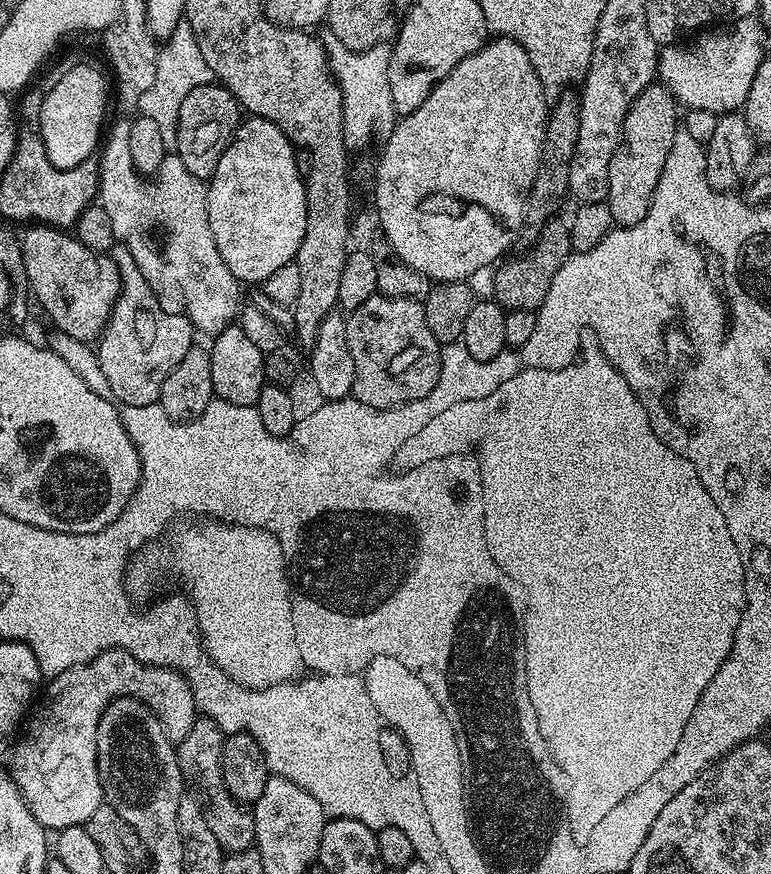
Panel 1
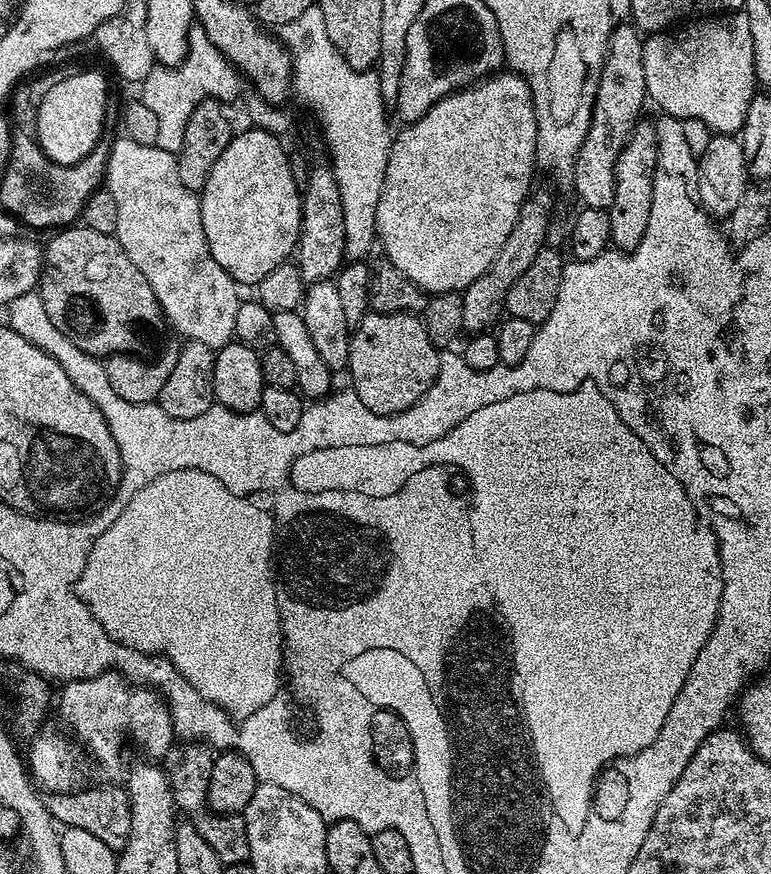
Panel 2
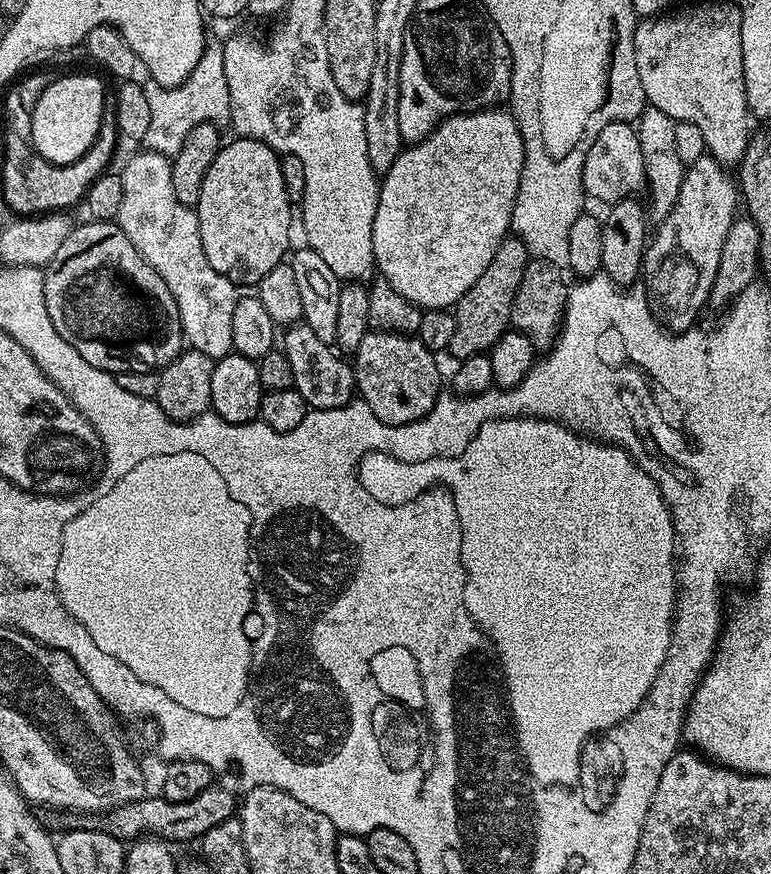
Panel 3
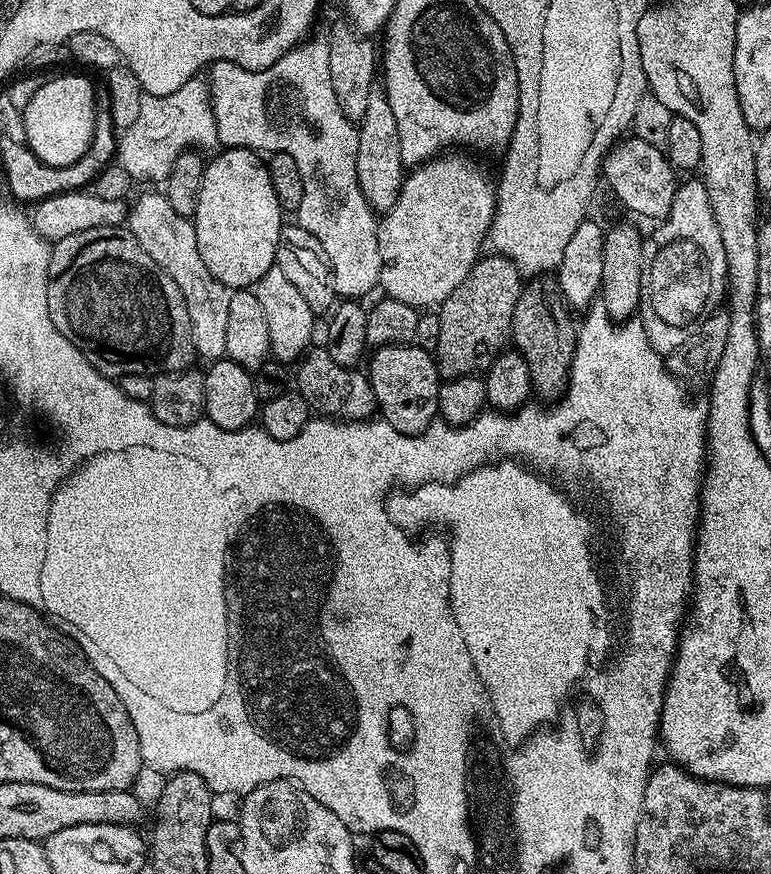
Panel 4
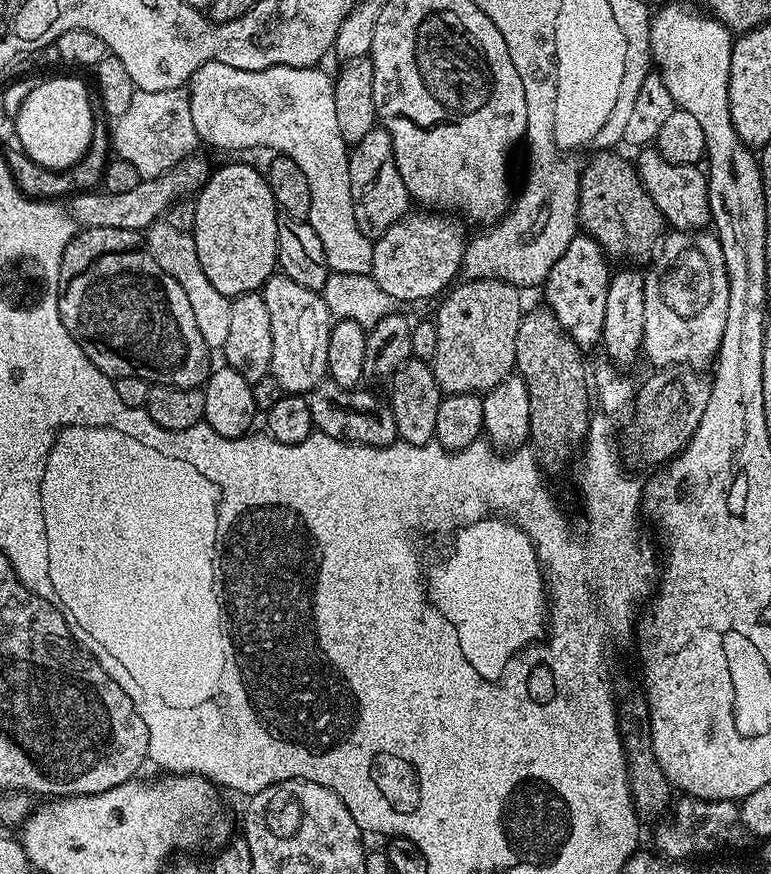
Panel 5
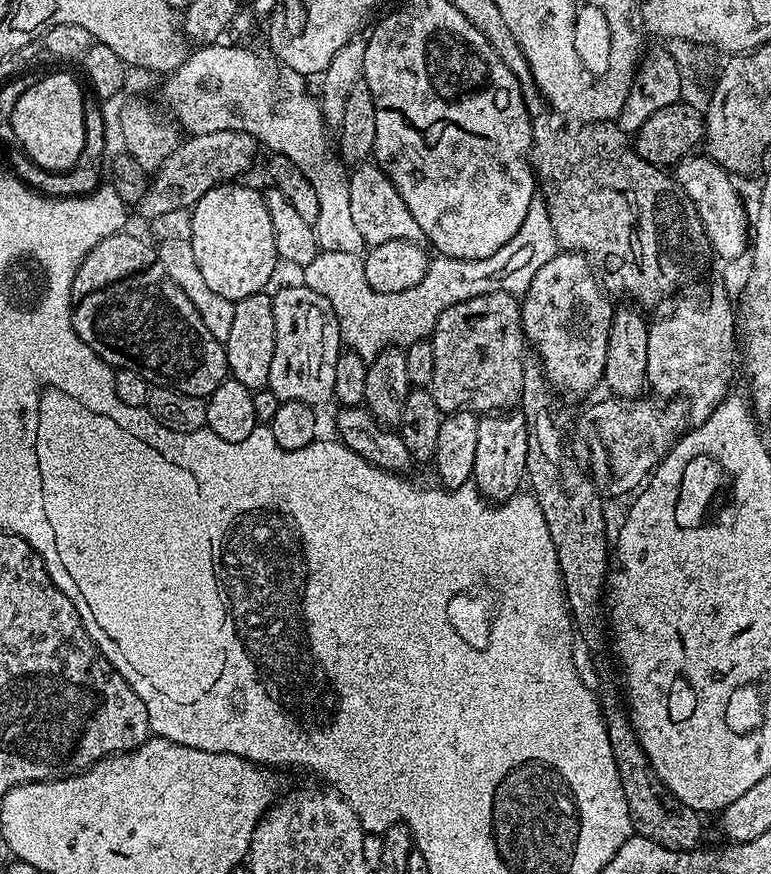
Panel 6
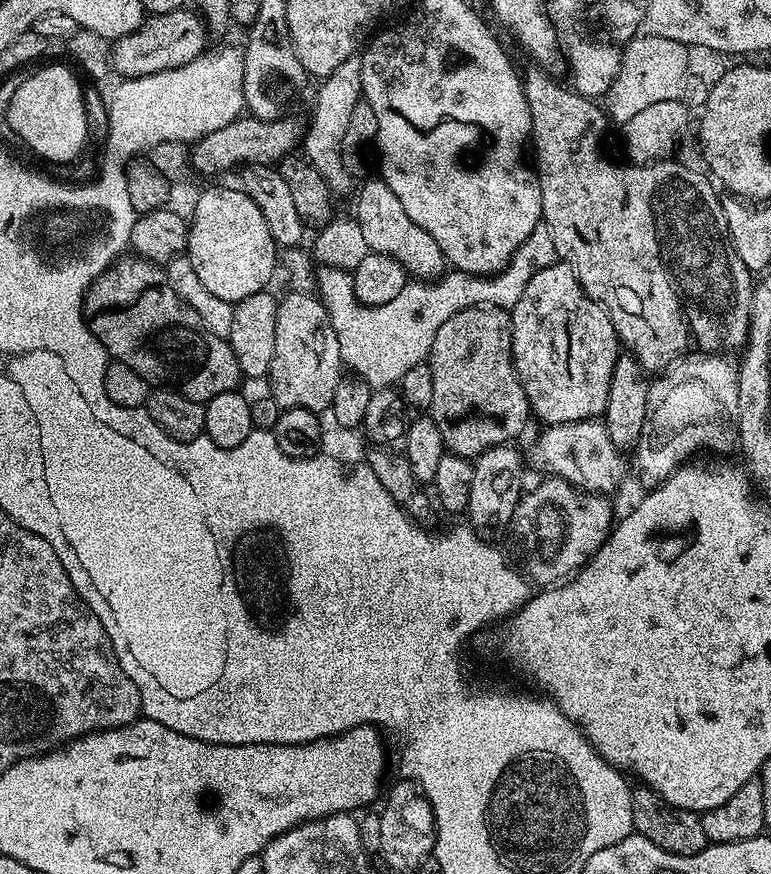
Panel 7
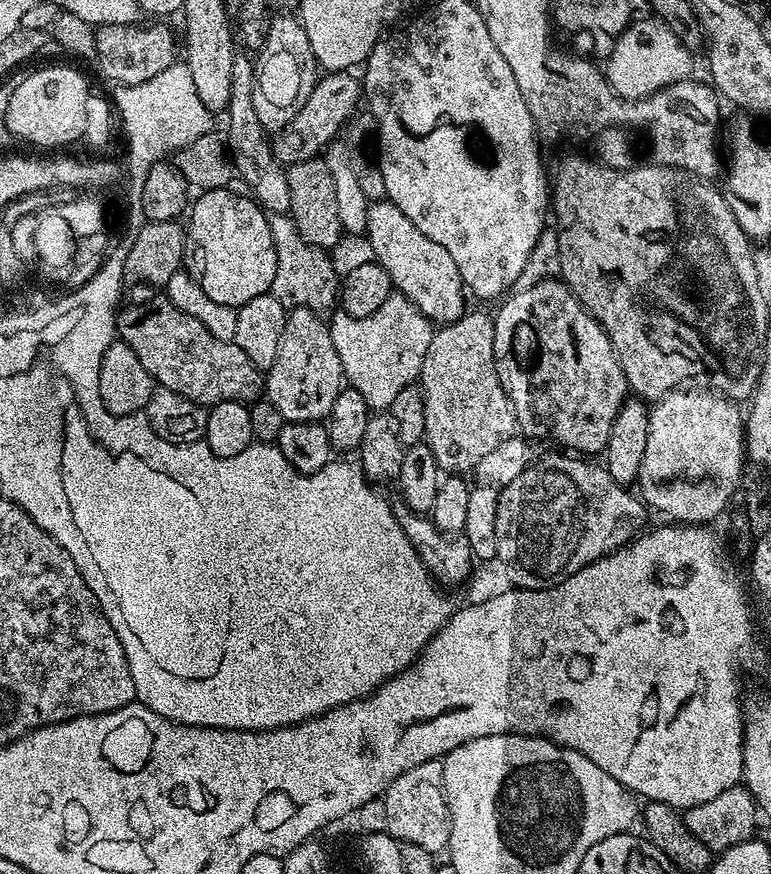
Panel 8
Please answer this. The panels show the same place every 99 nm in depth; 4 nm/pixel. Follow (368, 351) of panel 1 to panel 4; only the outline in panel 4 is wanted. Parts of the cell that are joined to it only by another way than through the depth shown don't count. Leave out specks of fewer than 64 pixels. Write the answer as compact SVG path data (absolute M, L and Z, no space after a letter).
M385 343L367 361L366 375L374 390L379 415L394 430L407 436L425 432L438 416L438 390L442 383L436 357L431 352L417 348L415 343Z

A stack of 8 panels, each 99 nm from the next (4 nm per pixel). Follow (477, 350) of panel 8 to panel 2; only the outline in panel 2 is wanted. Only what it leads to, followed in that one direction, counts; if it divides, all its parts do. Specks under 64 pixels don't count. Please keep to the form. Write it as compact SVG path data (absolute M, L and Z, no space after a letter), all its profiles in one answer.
M533 191L520 207L520 217L516 220L514 230L510 230L510 238L506 238L502 250L498 250L498 258L470 287L464 289L462 295L462 322L464 332L475 334L486 332L497 327L498 321L505 315L504 303L508 297L510 286L522 278L522 273L530 267L530 262L538 258L538 254L546 247L544 240L548 236L548 219L552 216L552 196L548 192Z

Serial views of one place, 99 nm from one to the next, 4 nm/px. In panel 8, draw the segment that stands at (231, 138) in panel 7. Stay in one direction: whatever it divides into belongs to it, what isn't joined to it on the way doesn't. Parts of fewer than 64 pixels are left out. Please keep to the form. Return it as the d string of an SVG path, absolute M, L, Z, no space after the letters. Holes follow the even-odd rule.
M351 71L329 72L317 79L310 98L306 98L306 106L294 114L294 118L282 131L271 137L270 143L274 158L285 166L306 162L319 157L328 145L337 139L336 136L345 131L352 117L357 115L362 104L362 84L352 77ZM357 107L357 108L356 108Z

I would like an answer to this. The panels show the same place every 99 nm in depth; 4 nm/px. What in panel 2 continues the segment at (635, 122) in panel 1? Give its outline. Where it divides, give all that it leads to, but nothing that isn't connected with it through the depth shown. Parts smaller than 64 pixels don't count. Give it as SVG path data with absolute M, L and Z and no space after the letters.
M637 123L630 134L614 170L614 198L608 209L610 218L610 244L621 252L632 252L642 242L646 226L650 226L650 202L654 198L654 170L658 160L658 138L655 123Z

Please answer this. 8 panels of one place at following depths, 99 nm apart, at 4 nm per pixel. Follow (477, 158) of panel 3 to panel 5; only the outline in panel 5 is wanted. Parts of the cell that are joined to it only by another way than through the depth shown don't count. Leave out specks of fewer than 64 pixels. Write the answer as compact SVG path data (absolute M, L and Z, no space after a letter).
M432 210L416 211L413 211L407 218L398 221L394 226L390 226L390 230L375 237L372 245L372 271L370 275L374 282L378 282L378 286L382 286L382 290L386 290L386 294L390 294L393 302L428 300L440 291L443 293L453 283L452 278L460 272L460 262L464 257L466 235L464 236L465 225L463 223L460 223L461 225L451 224L448 220L439 220L436 217L439 215Z

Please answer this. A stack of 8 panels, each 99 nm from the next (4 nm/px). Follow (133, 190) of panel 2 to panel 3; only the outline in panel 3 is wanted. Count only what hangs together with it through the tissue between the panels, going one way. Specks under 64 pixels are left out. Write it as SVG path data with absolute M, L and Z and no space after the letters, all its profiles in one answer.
M140 150L137 156L130 157L124 164L124 172L119 173L122 207L116 220L126 238L134 242L134 250L138 250L138 254L158 270L158 278L170 286L187 347L218 361L233 351L234 330L230 325L234 319L238 288L234 281L210 266L206 250L202 250L195 207L178 202L174 182L170 182L171 173L171 159L157 152Z

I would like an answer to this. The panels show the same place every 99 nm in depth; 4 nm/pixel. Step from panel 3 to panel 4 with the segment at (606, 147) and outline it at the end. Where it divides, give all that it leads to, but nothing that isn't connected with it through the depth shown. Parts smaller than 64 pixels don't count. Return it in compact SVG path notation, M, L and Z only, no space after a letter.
M629 135L612 145L608 150L607 156L604 157L602 165L603 183L608 183L608 188L629 208L632 212L637 212L640 216L645 216L651 222L659 222L666 219L670 214L670 206L674 202L674 196L678 187L677 169L673 168L672 163L668 161L667 155L661 149L650 146L642 138Z

